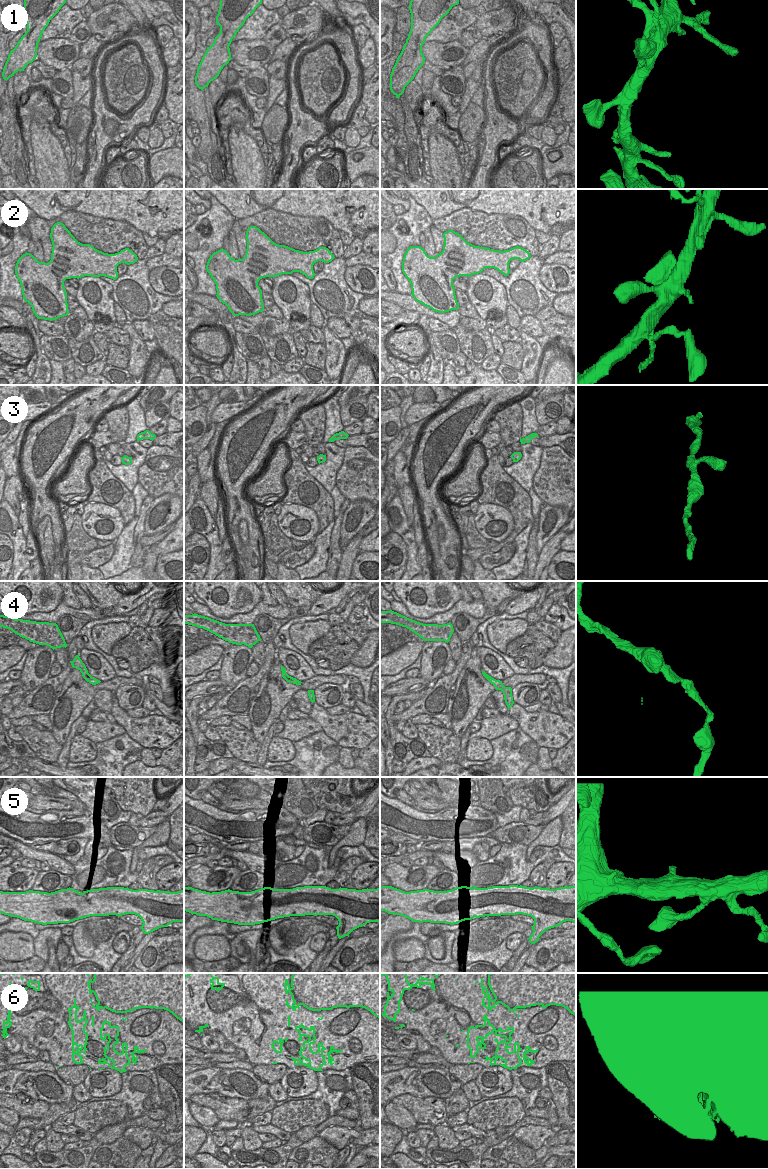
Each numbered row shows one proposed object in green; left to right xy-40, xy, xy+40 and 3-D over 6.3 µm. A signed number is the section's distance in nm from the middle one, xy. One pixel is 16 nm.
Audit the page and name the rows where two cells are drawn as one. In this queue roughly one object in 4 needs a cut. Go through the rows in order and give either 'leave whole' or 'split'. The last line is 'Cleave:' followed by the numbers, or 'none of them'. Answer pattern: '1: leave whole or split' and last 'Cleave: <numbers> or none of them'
1: leave whole
2: leave whole
3: leave whole
4: leave whole
5: leave whole
6: leave whole
Cleave: none of them

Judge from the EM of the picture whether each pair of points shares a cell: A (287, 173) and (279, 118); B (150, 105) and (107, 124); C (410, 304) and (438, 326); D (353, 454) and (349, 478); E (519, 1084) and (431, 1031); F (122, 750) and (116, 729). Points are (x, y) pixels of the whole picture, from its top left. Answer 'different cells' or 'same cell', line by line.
A: different cells
B: same cell
C: different cells
D: same cell
E: different cells
F: different cells

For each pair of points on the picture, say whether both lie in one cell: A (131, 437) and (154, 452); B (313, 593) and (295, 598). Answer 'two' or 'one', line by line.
A: two
B: one

